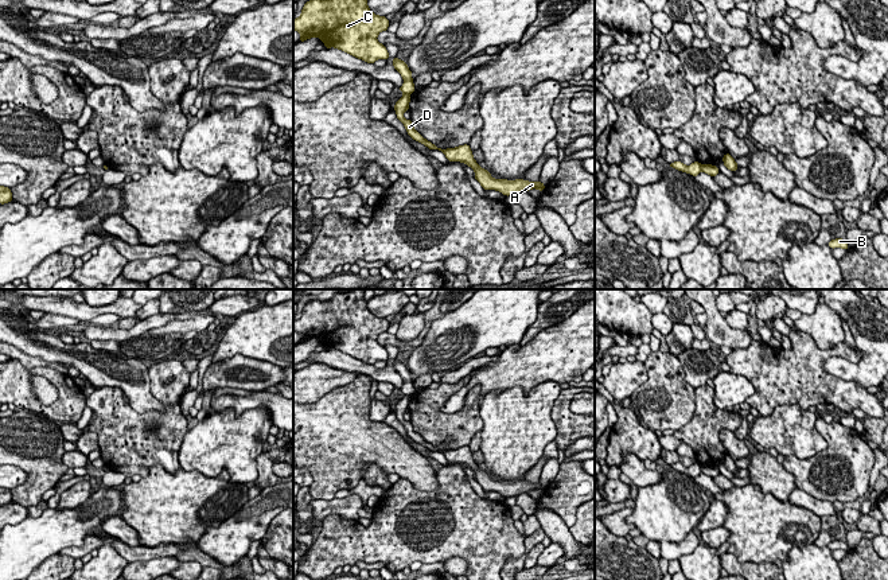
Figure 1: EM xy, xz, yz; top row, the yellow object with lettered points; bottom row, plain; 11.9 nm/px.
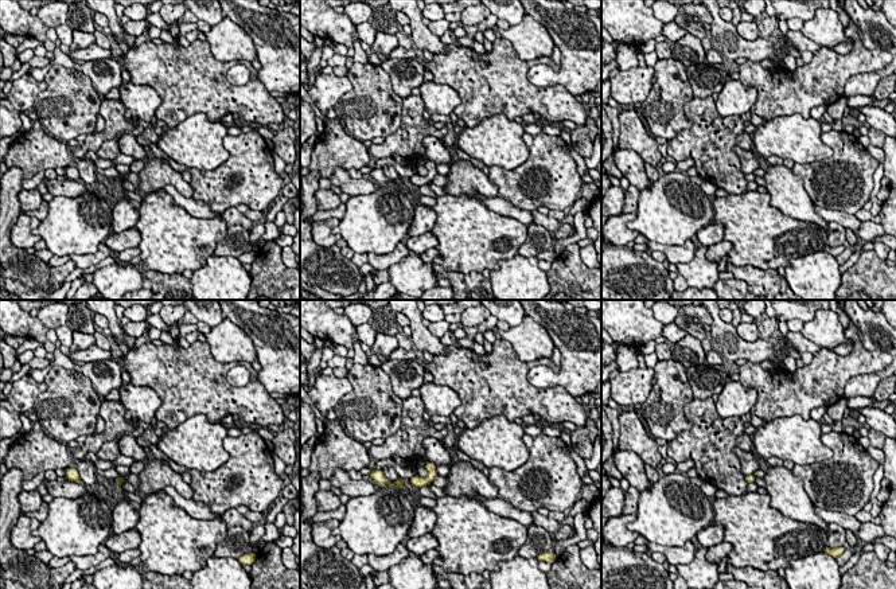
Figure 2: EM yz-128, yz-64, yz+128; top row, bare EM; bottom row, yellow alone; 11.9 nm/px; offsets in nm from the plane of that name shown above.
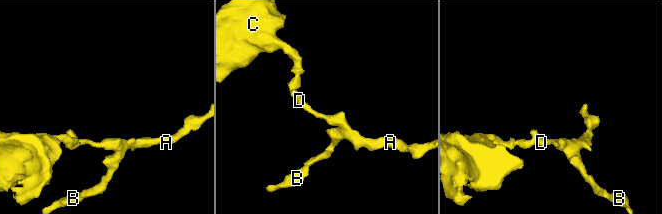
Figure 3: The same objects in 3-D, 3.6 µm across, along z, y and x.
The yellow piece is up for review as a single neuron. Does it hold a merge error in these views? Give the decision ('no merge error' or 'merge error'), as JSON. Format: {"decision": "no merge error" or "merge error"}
{"decision": "merge error"}

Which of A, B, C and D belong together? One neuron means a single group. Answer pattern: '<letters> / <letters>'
A B D / C

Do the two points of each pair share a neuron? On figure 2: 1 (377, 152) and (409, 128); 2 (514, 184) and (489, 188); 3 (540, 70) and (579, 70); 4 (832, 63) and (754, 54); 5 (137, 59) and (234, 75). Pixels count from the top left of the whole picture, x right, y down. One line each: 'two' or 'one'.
1: one
2: two
3: one
4: two
5: two

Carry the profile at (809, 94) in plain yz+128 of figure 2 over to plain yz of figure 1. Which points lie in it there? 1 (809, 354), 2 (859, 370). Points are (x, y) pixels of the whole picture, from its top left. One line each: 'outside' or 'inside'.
1: inside
2: outside

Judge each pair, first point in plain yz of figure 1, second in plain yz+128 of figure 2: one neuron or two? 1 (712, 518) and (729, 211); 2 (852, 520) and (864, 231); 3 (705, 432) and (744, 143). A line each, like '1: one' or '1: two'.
1: two
2: one
3: two

